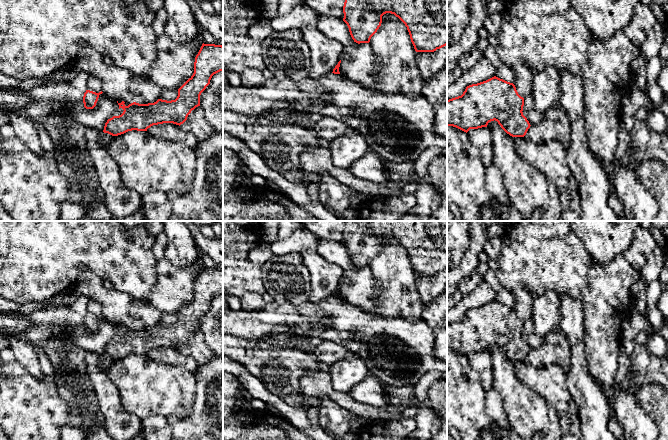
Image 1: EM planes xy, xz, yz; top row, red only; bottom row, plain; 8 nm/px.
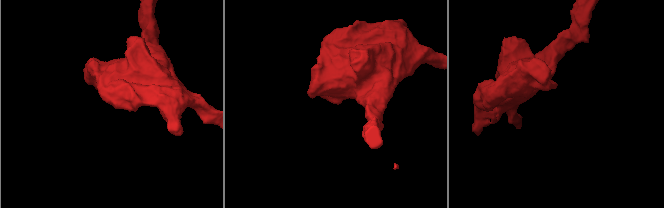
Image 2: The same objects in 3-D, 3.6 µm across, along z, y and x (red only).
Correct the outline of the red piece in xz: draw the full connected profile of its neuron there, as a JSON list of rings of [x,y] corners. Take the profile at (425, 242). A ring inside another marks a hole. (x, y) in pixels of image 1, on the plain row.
[[[345,221],[343,245],[354,266],[369,267],[386,237],[394,238],[407,251],[416,276],[434,276],[447,269],[447,221]]]

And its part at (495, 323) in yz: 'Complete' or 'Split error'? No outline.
Complete

